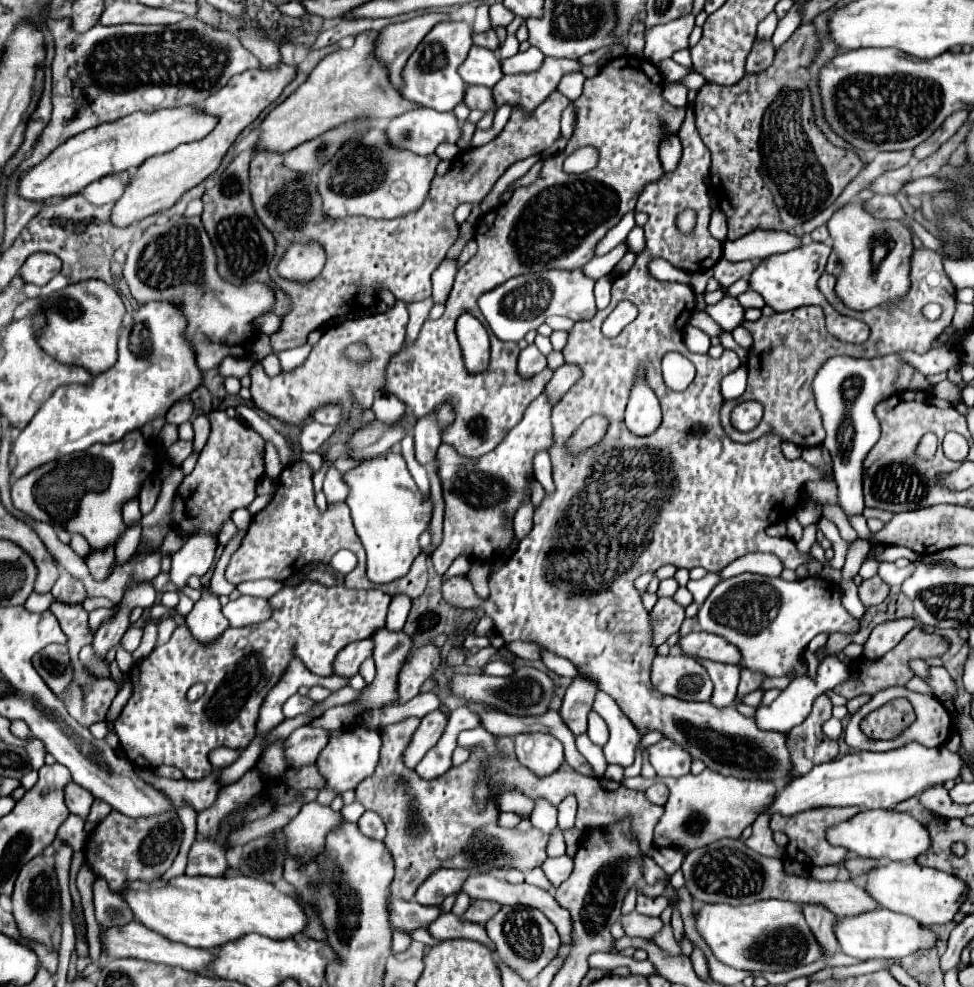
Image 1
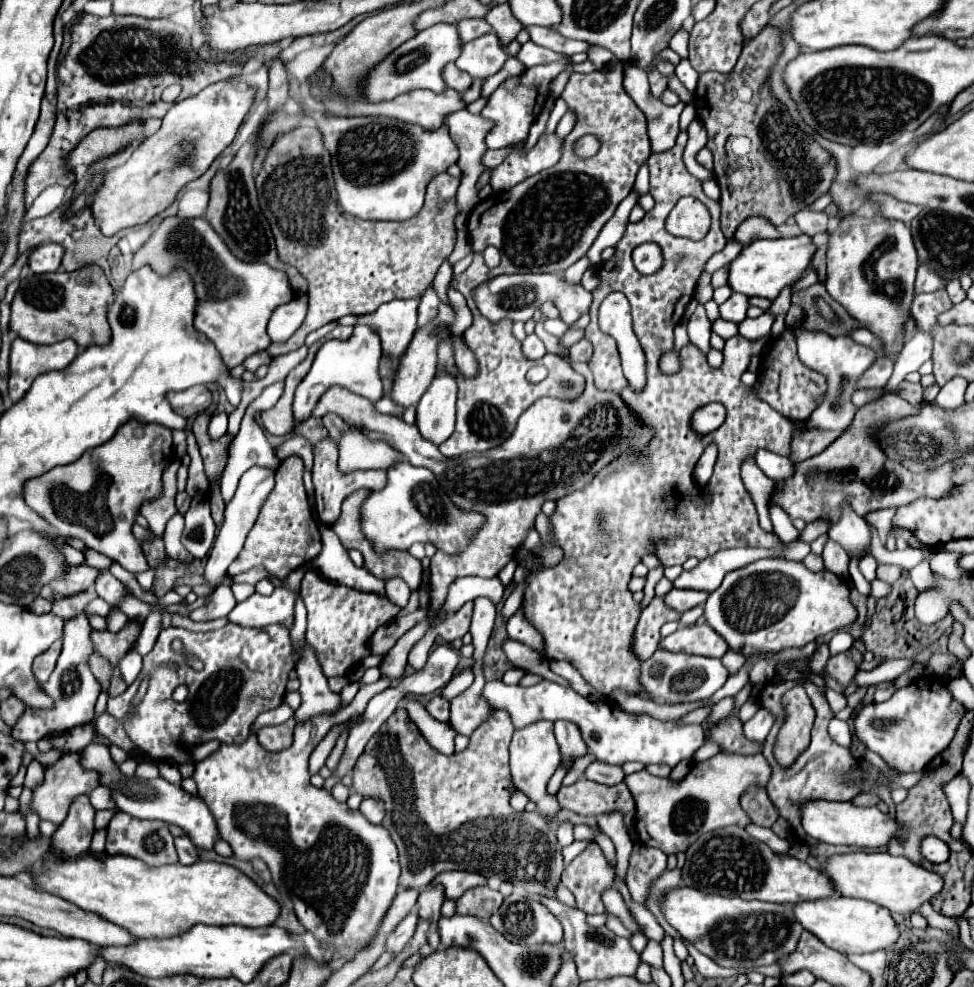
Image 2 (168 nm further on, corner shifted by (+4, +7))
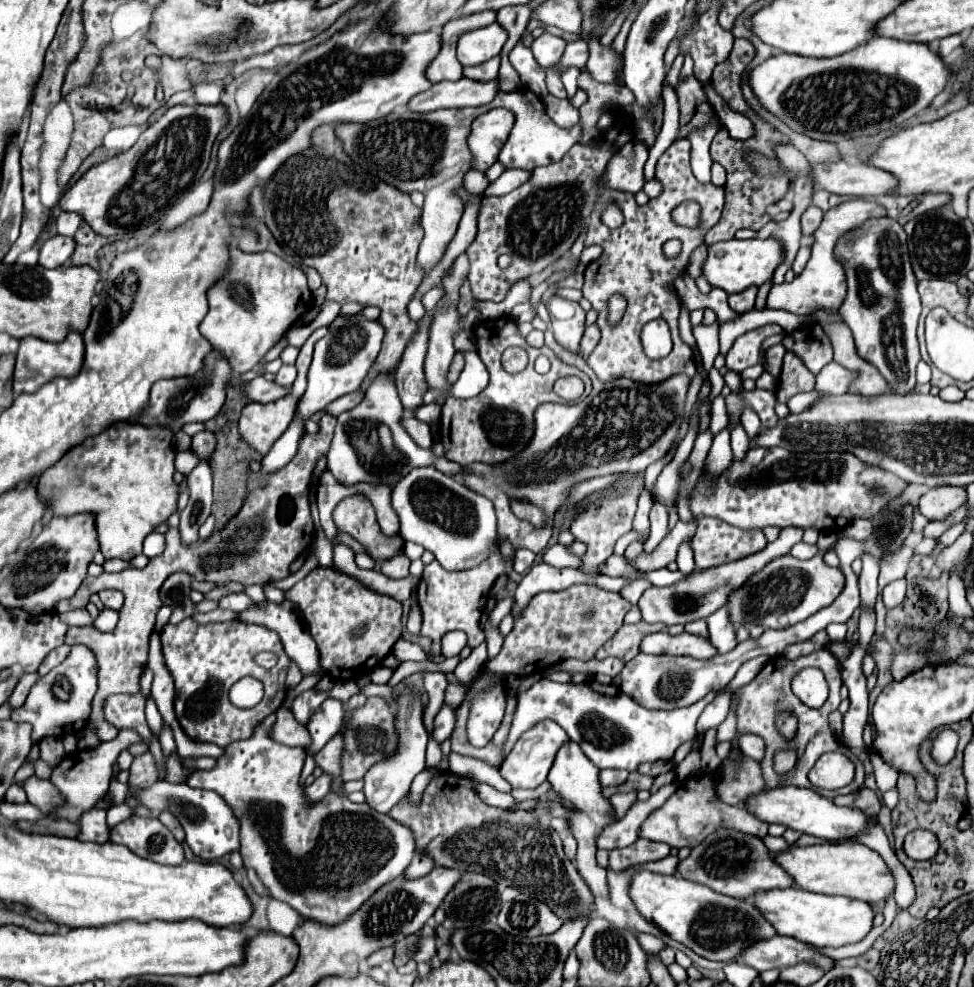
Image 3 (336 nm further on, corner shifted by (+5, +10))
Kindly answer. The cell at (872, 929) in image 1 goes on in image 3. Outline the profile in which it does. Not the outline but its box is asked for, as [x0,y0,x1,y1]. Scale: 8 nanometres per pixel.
[753,888,875,948]

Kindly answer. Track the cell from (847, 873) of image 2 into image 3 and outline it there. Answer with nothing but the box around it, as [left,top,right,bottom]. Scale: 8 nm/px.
[775,842,895,904]

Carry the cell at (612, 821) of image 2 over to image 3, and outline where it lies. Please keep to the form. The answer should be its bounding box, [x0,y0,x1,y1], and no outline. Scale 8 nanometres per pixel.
[609,792,635,822]

